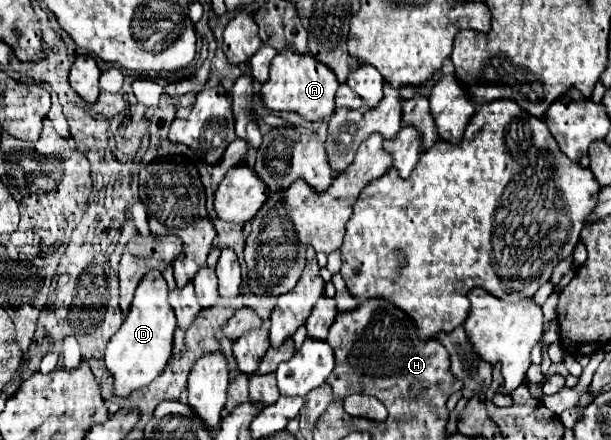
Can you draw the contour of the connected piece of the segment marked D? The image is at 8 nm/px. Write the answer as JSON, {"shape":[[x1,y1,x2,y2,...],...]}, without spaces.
{"shape":[[153,269,153,273,147,273,141,279,141,285,137,285,133,305,119,327,119,331,109,339,107,351,105,351,105,365,115,377,113,393,117,397,127,397,135,389,141,389,149,385,155,377,163,373,167,367,167,361,173,351,173,333,175,333,175,317,173,309,167,301,167,283,161,275,161,271]]}

